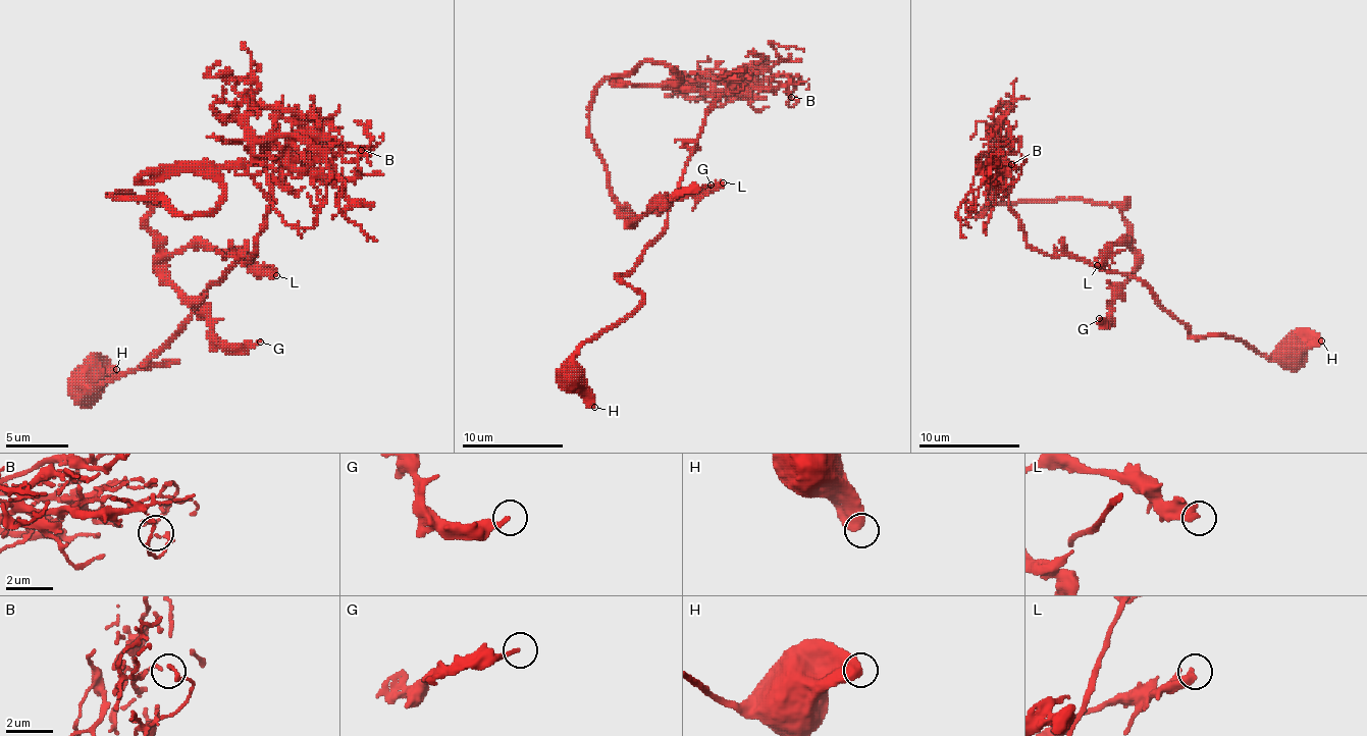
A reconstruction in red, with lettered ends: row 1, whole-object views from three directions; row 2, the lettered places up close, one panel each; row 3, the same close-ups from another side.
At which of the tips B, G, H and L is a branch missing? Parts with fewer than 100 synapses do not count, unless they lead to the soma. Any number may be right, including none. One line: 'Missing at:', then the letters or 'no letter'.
Missing at: no letter

